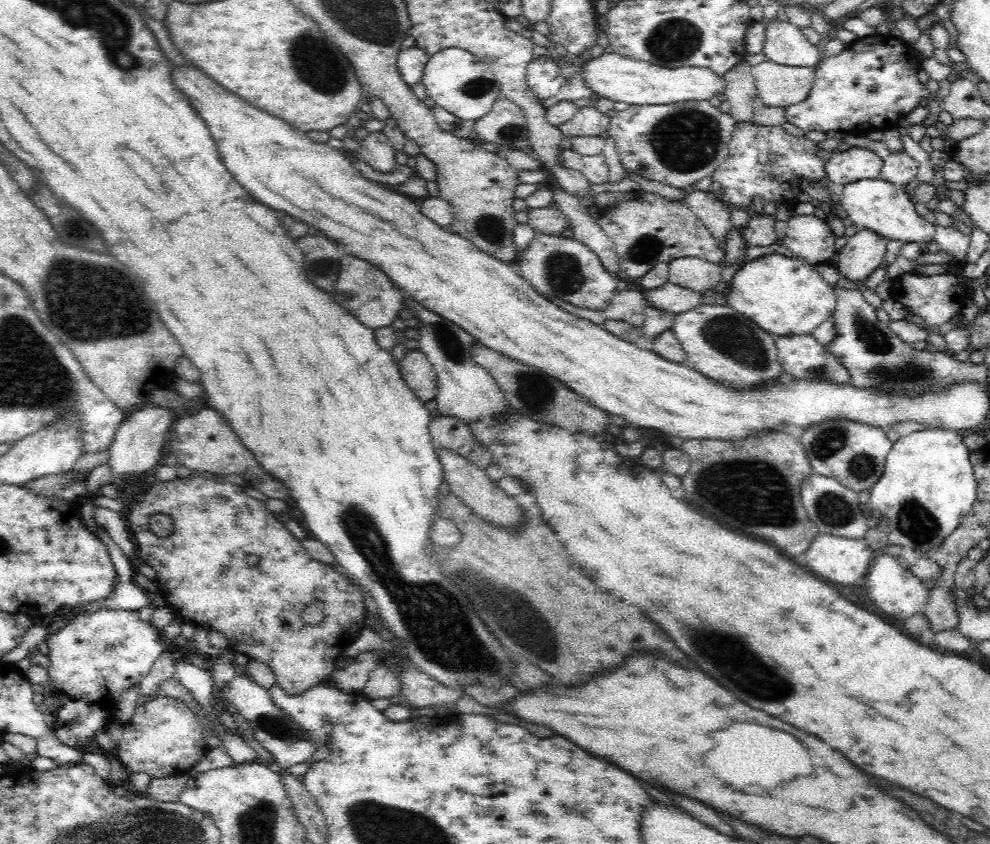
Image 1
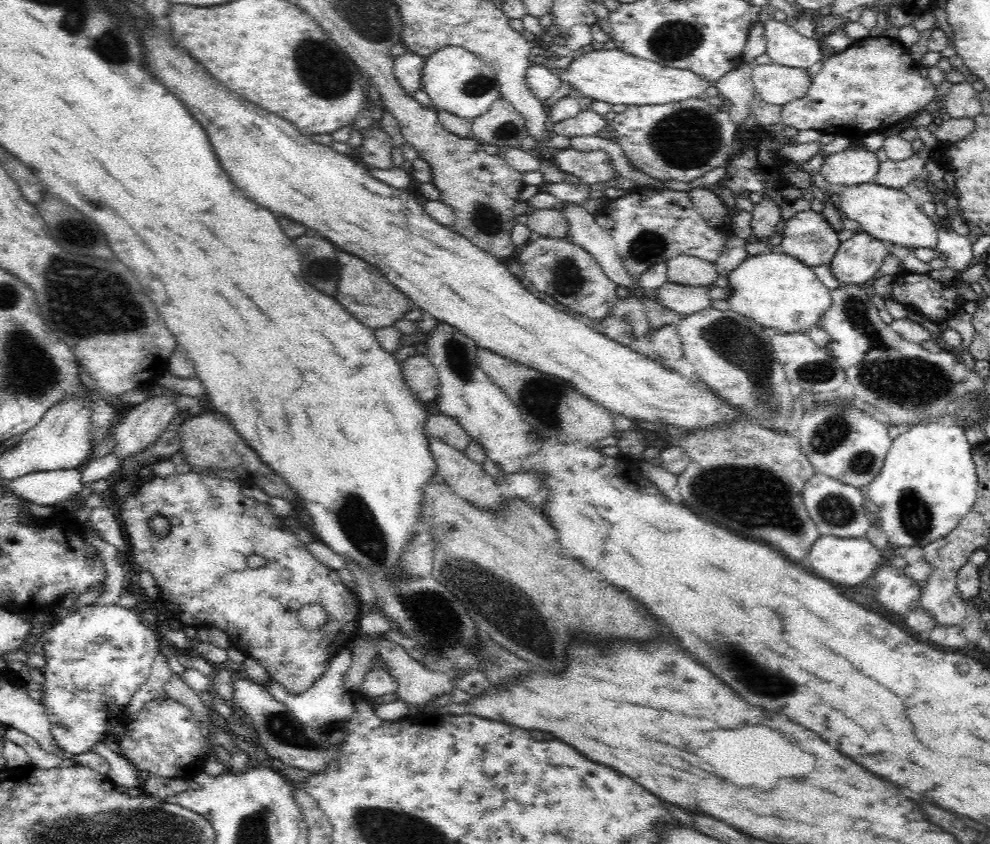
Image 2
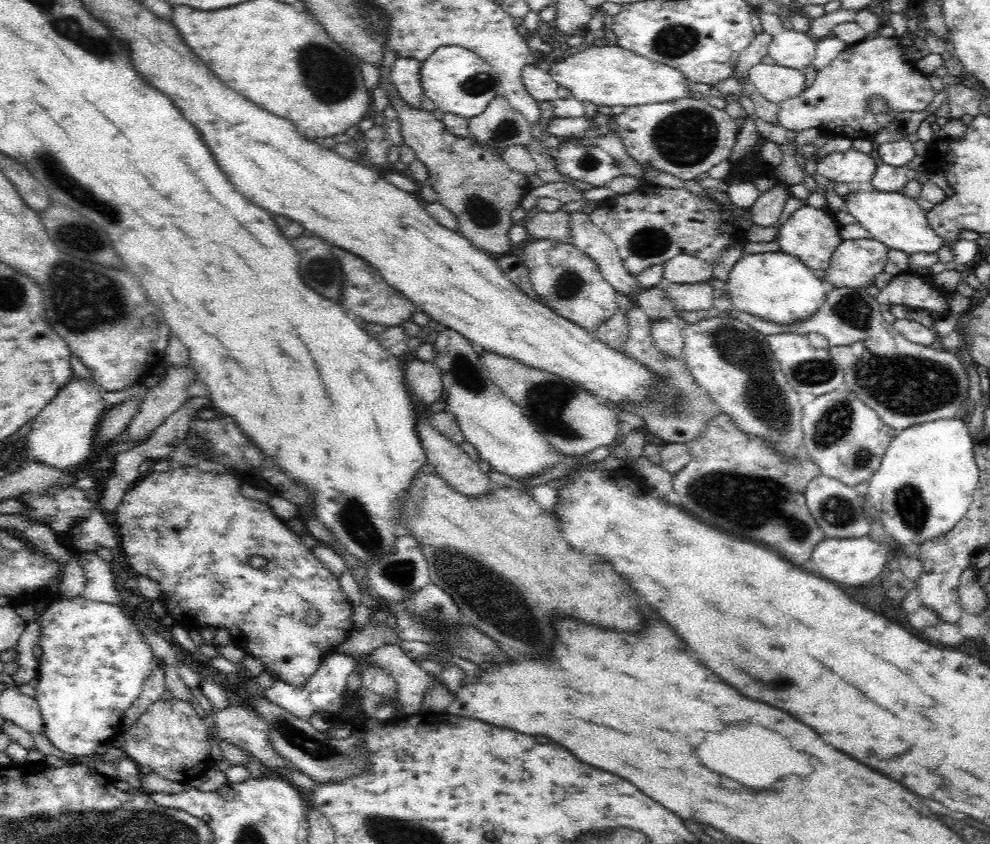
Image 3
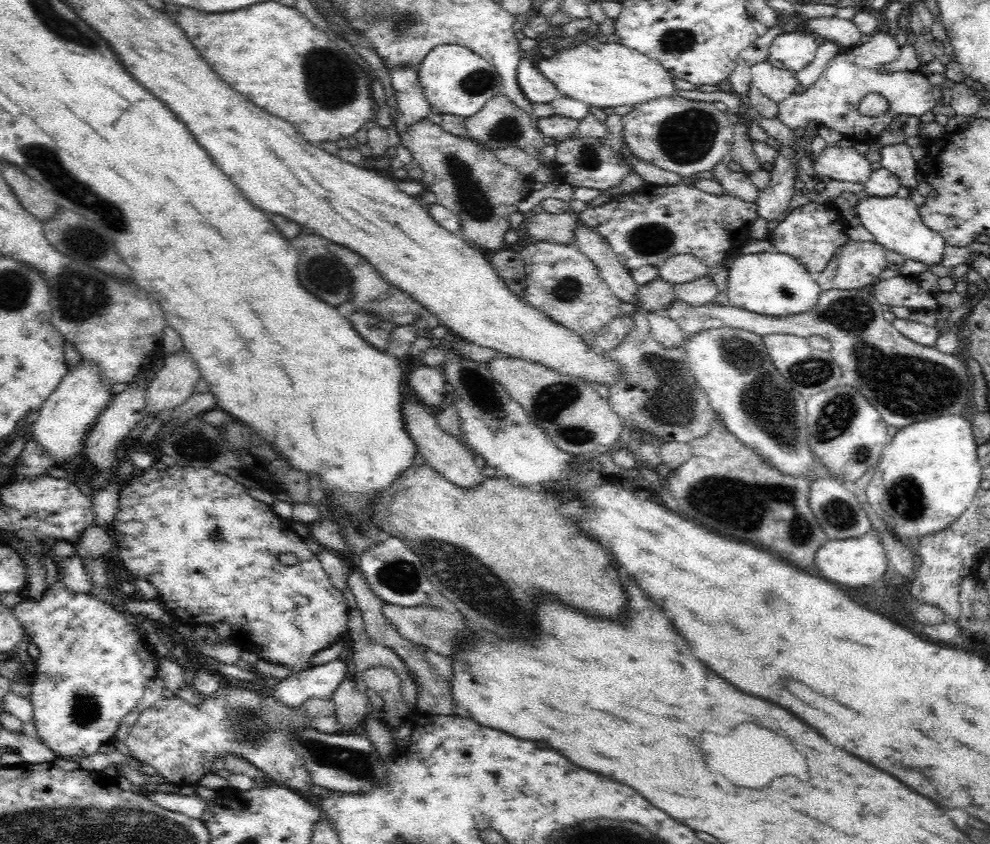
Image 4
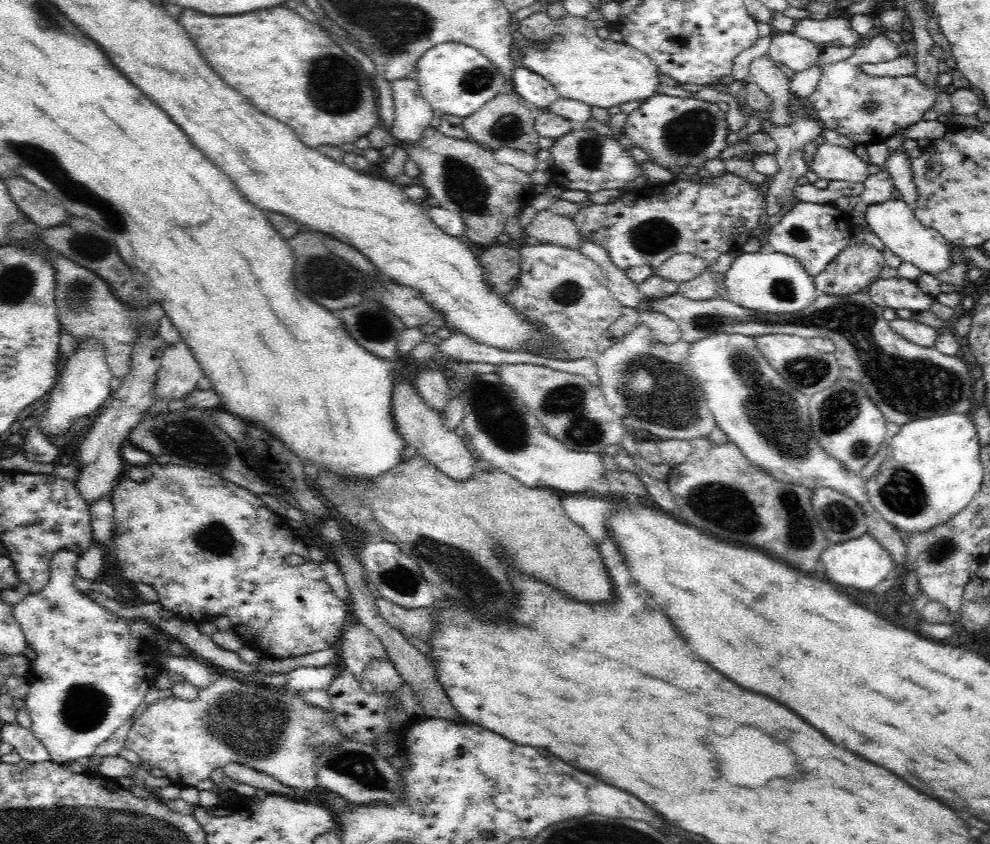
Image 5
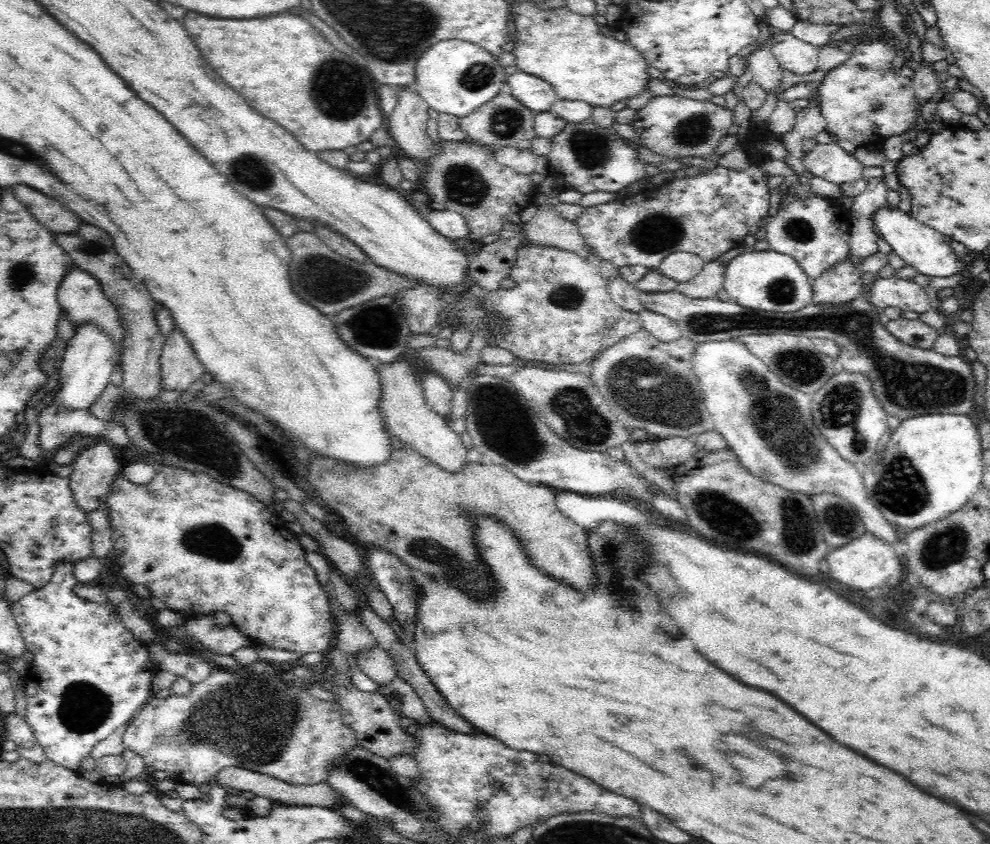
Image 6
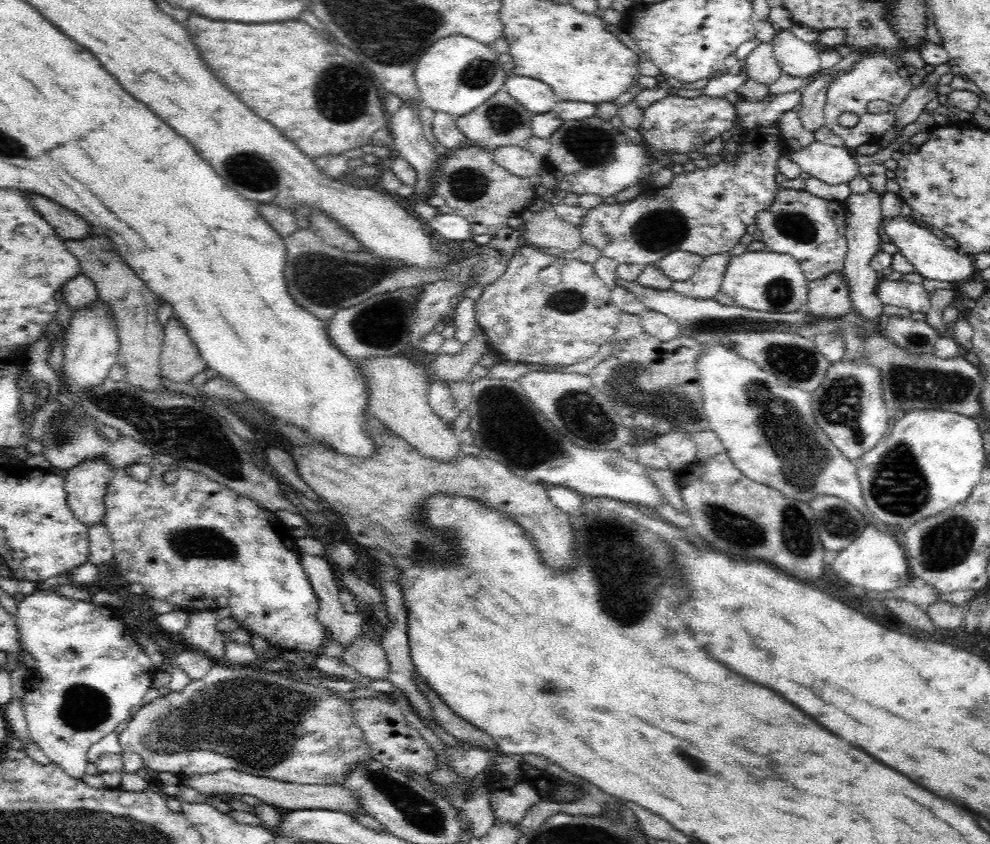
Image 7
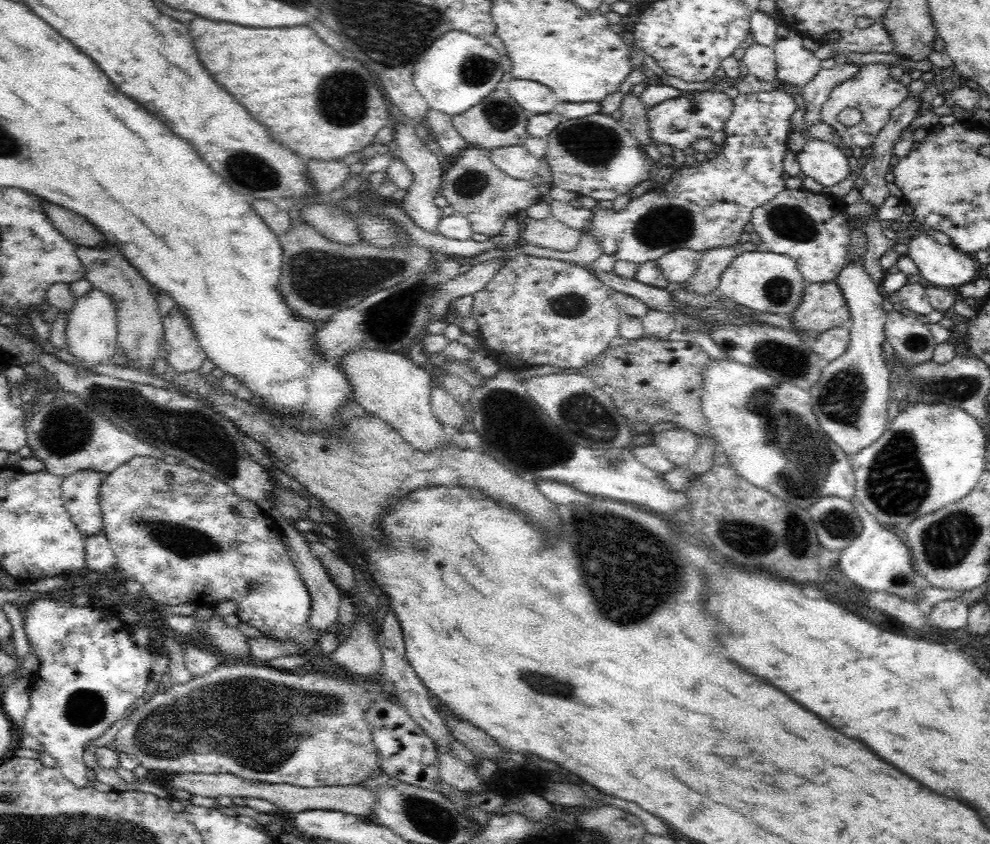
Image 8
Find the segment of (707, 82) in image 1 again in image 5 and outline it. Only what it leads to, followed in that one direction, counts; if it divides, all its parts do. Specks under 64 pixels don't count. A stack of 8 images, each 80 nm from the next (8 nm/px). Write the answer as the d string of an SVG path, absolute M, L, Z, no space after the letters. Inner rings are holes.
M536 12L518 24L518 31L534 43L521 49L524 67L549 80L561 98L607 109L658 95L662 82L656 63L628 44L601 40L597 36L599 24L570 14L552 21L544 12Z

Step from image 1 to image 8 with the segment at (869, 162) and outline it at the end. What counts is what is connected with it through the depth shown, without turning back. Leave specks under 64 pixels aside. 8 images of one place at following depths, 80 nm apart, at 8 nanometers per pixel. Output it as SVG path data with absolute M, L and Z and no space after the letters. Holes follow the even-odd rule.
M808 138L796 158L801 171L825 188L833 187L857 171L850 153L845 148L816 138Z

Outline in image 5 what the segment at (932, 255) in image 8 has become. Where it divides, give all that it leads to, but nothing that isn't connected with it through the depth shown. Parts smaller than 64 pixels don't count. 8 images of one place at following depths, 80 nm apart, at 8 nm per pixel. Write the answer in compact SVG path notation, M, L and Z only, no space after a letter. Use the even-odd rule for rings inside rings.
M902 199L869 204L865 211L869 230L884 242L886 249L894 252L902 260L915 264L921 272L936 276L952 266L950 244L937 230L924 226L914 214L911 206Z

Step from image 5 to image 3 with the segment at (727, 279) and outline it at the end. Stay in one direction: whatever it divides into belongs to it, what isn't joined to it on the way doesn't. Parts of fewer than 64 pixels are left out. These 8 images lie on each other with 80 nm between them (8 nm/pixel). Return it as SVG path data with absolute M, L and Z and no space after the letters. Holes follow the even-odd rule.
M781 251L778 252L766 252L765 254L747 254L742 259L738 260L736 264L734 264L732 270L730 271L729 278L727 280L727 285L725 288L726 295L730 298L733 303L735 312L746 312L748 314L752 314L762 320L767 320L768 322L780 322L782 324L787 324L790 322L798 322L800 320L806 320L806 318L810 318L816 314L816 310L826 302L826 294L827 294L827 287L820 280L815 273L814 269L808 268L800 259L795 258L794 256L782 253Z

